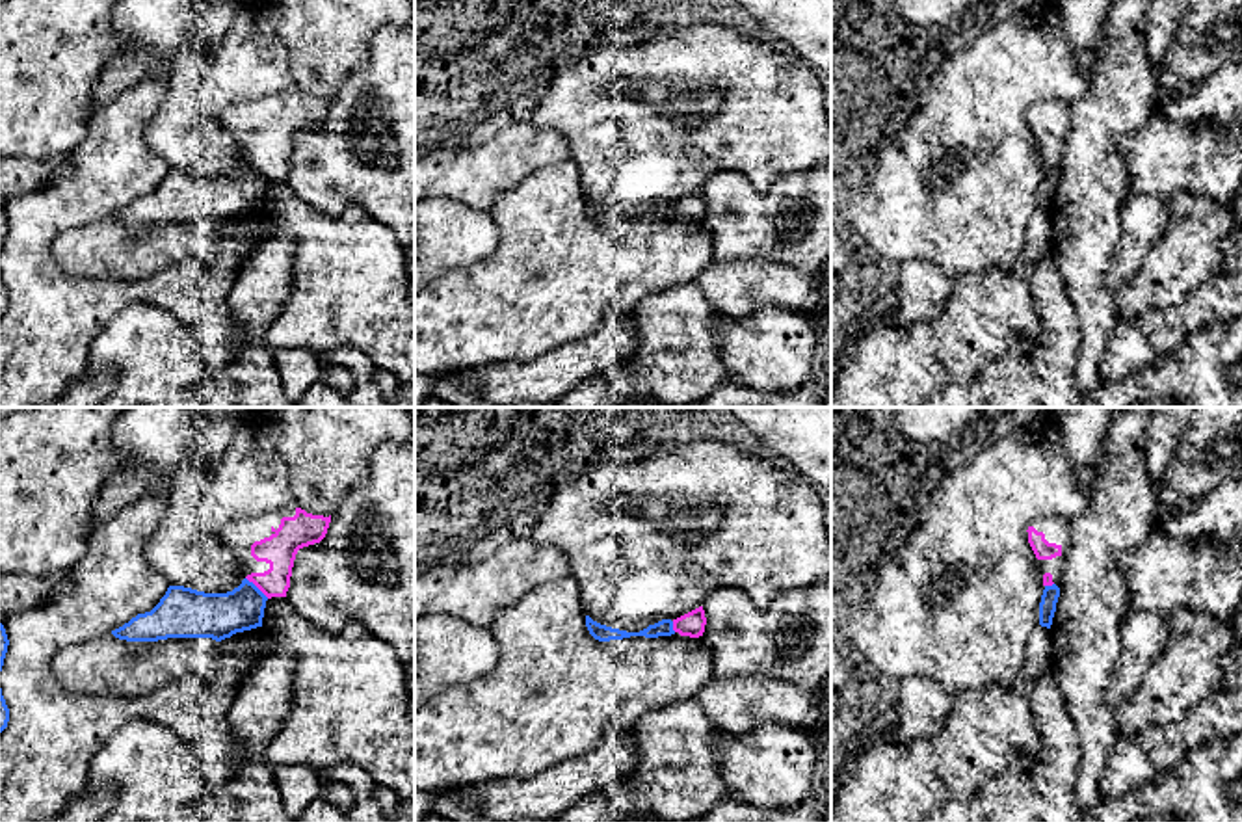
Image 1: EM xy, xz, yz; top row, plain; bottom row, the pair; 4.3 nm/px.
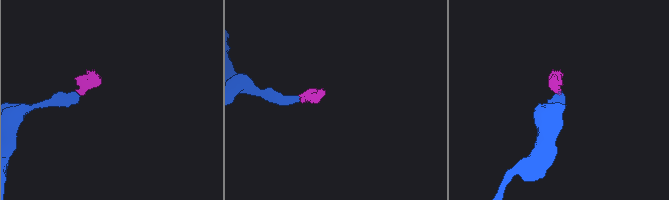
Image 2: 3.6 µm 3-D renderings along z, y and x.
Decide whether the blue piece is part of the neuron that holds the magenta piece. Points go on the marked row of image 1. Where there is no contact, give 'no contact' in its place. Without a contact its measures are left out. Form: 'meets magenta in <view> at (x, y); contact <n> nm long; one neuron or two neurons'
meets magenta in xy at (257, 586); contact 140 nm long; two neurons

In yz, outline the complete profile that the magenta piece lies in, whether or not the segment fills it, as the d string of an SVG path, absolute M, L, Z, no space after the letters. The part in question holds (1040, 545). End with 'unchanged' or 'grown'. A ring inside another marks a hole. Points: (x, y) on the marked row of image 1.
M1056 515L1036 517L1028 523L1026 539L1043 575L1043 586L1058 586L1071 545L1069 523Z; grown

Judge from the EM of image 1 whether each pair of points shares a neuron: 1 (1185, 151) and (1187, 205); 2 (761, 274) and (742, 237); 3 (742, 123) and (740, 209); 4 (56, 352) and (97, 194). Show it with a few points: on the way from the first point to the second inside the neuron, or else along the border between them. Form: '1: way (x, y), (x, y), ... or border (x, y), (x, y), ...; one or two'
1: border (1168, 199), (1179, 192), (1198, 192), (1222, 207); two
2: border (714, 257), (770, 259), (796, 268); two
3: border (785, 173), (757, 188), (716, 172), (701, 188); two
4: way (47, 309), (43, 302), (43, 235), (54, 224); one

